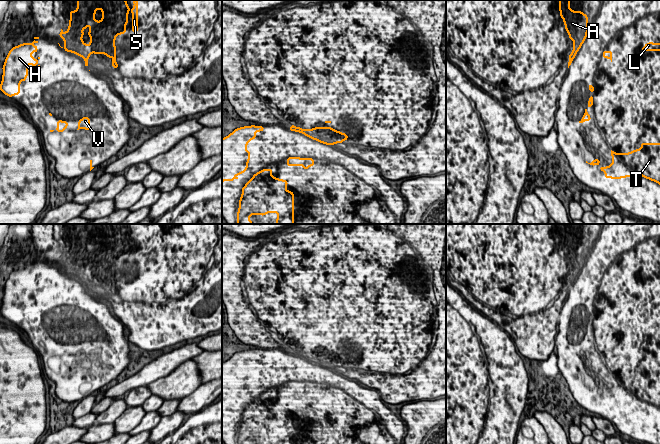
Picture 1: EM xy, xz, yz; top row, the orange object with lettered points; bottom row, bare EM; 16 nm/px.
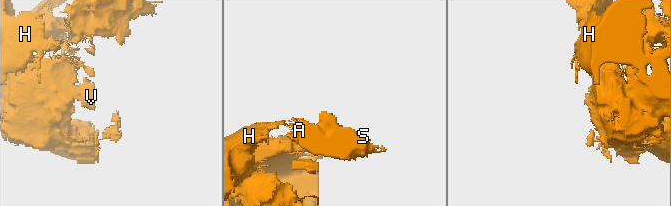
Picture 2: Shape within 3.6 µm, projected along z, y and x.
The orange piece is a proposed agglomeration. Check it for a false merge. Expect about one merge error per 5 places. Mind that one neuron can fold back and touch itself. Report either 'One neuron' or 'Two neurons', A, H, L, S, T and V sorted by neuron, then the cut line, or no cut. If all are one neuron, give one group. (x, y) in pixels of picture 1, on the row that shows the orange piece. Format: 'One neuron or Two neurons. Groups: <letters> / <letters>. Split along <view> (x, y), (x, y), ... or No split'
Two neurons. Groups: A S / H L T V. Split along xy (64, 48), (69, 51)

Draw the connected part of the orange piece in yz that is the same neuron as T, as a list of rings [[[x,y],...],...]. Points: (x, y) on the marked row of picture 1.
[[[641,143],[640,149],[630,153],[615,153],[611,150],[613,162],[608,167],[600,167],[605,179],[633,177],[637,173],[660,185],[660,143]]]

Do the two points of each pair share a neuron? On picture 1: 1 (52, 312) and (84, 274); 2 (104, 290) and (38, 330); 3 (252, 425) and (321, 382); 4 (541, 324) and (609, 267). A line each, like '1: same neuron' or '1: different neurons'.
1: different neurons
2: different neurons
3: same neuron
4: different neurons

